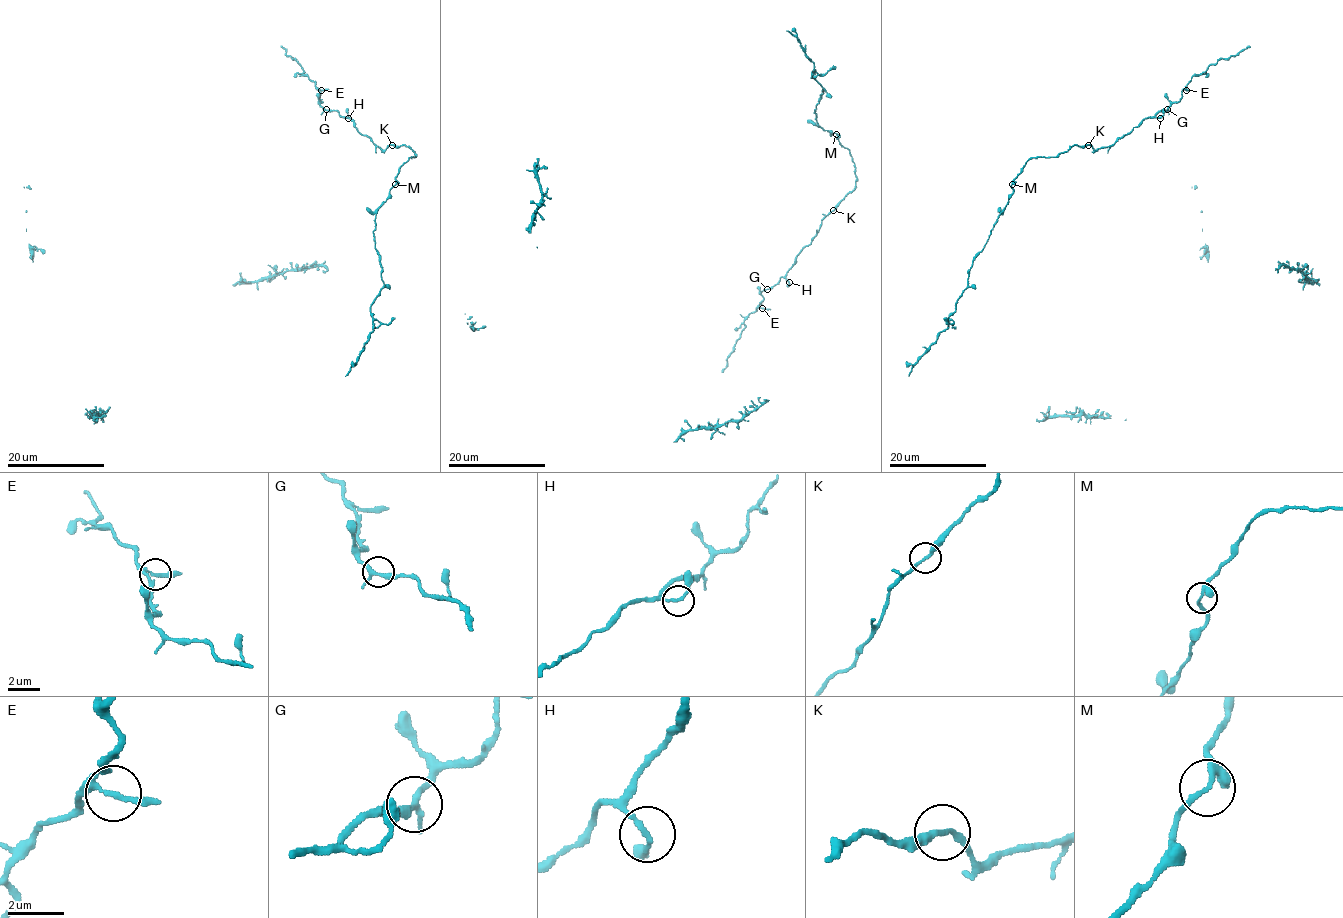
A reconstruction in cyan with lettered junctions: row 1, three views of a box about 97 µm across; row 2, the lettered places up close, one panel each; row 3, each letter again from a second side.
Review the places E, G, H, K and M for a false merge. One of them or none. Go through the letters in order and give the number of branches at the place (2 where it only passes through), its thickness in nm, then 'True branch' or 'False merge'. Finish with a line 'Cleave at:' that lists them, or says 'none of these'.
E: Branches: 3. Thickness 160 nm. True branch
G: Branches: 3. Thickness 200 nm. True branch
H: Branches: 2. Thickness 170 nm. True branch
K: Branches: 2. Thickness 220 nm. True branch
M: Branches: 3. Thickness 190 nm. True branch
Cleave at: none of these

